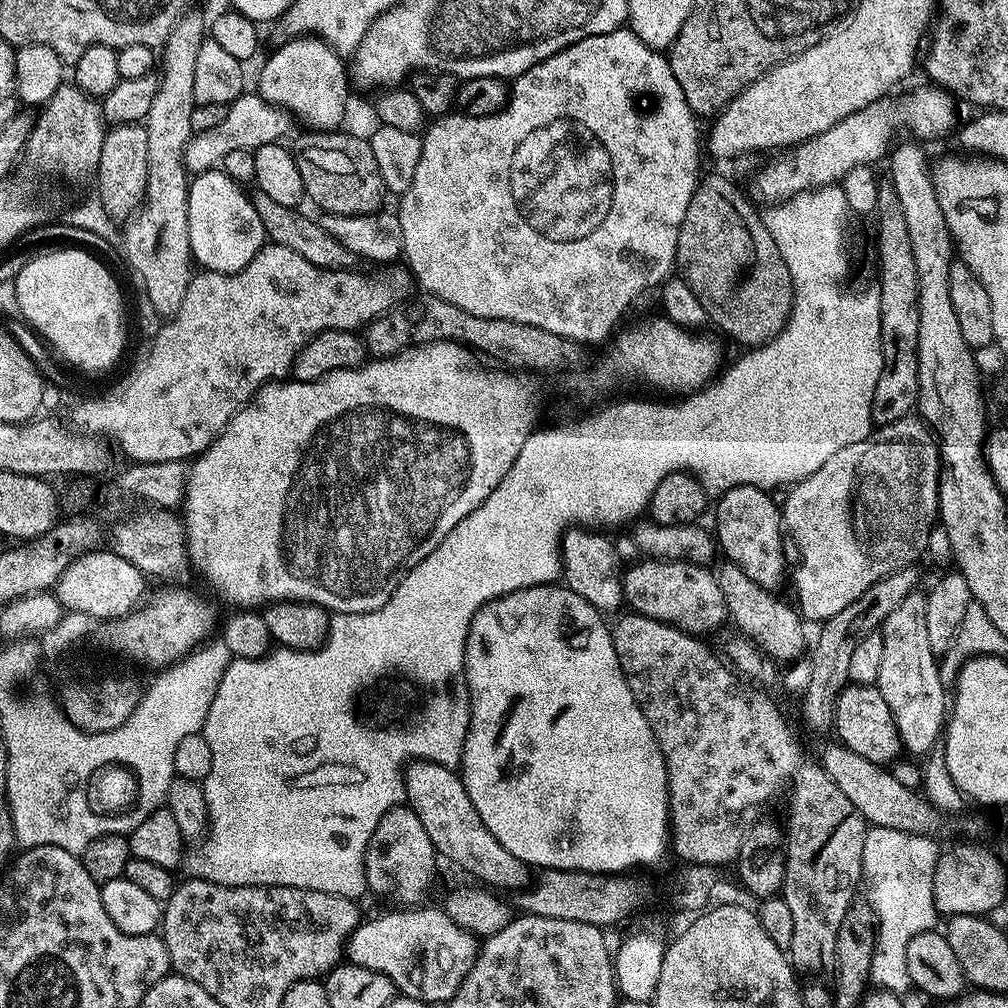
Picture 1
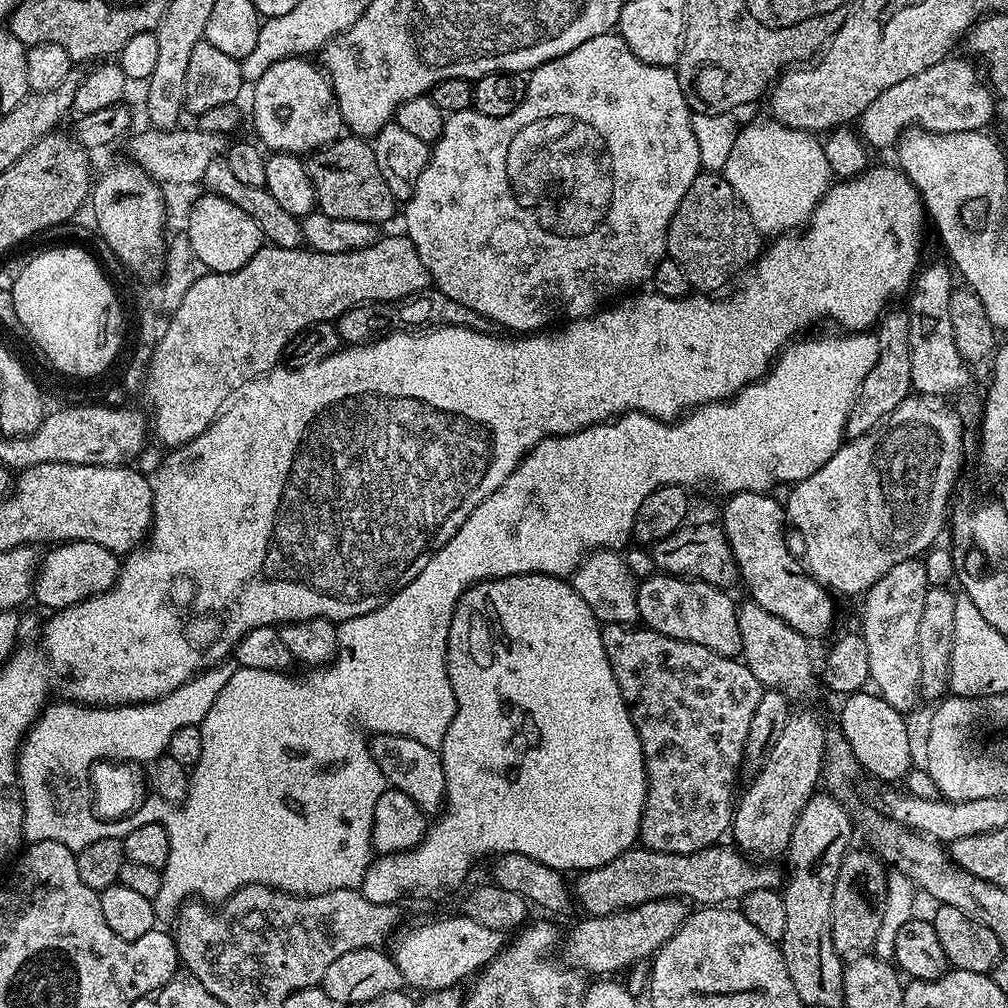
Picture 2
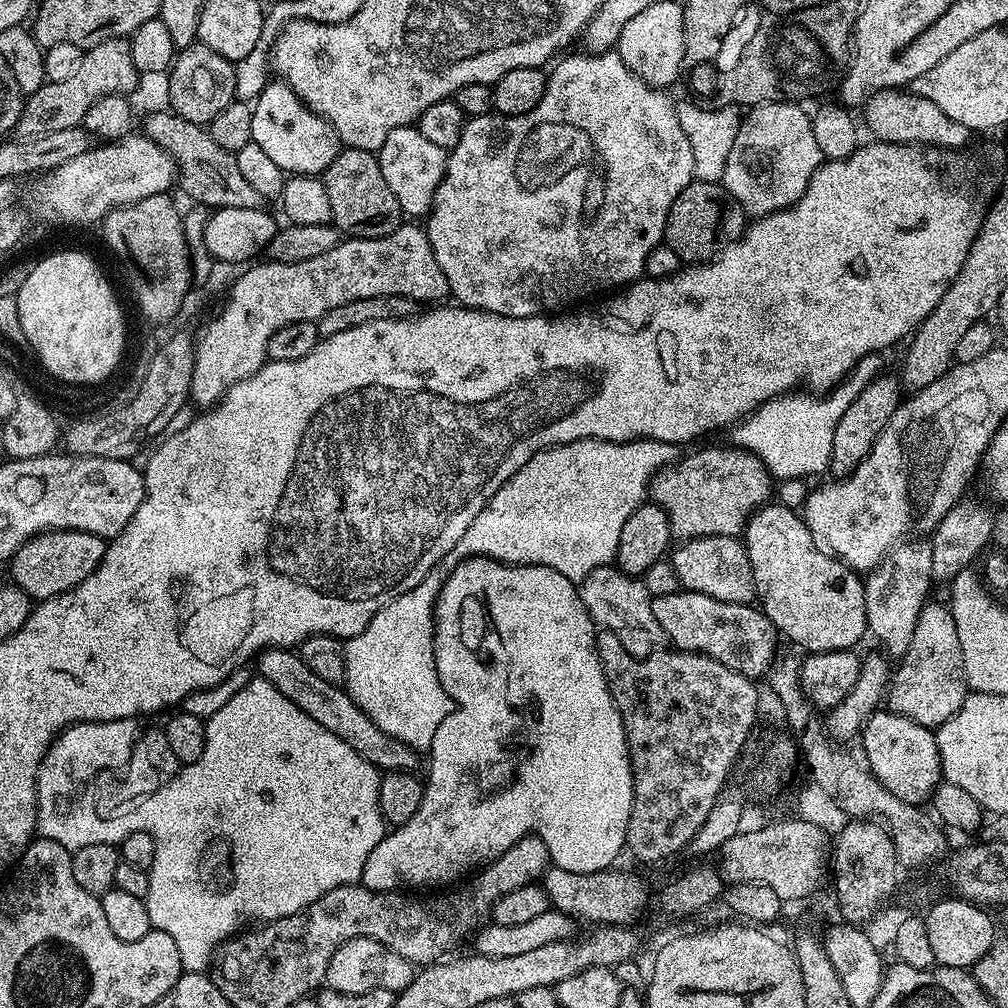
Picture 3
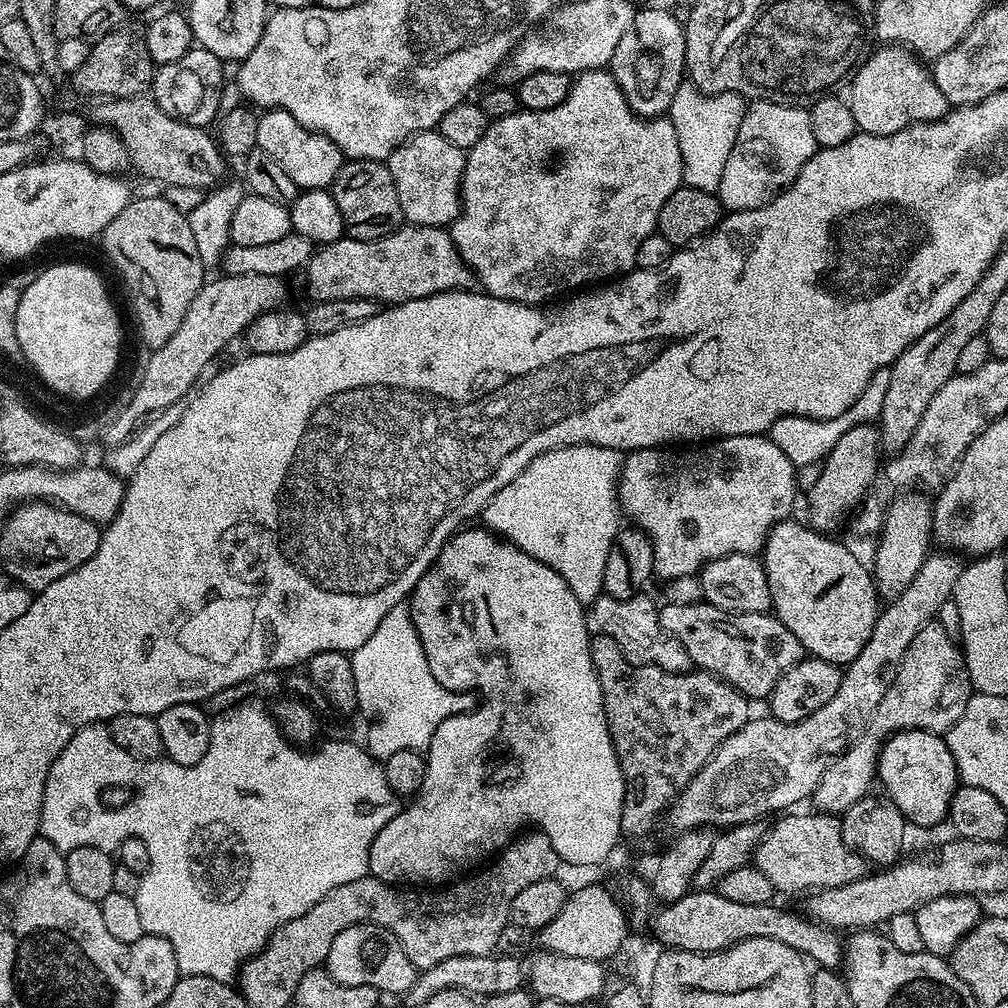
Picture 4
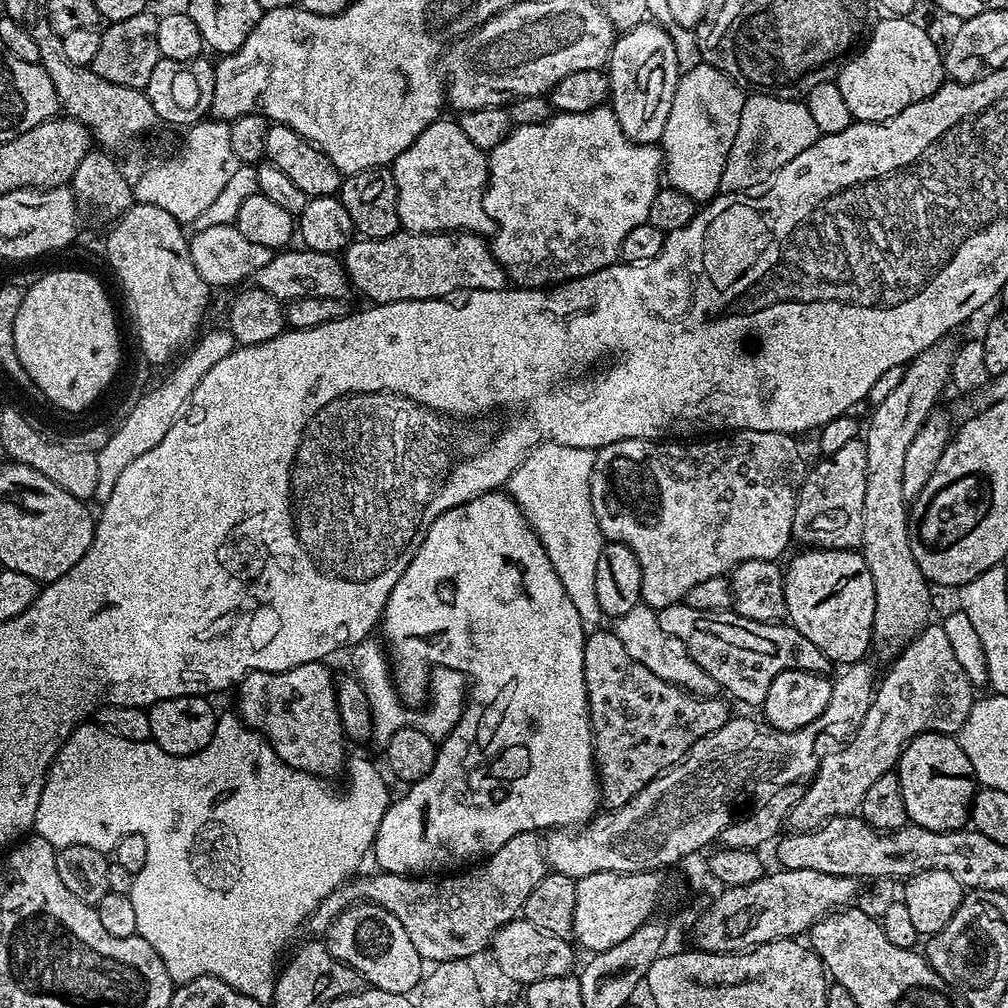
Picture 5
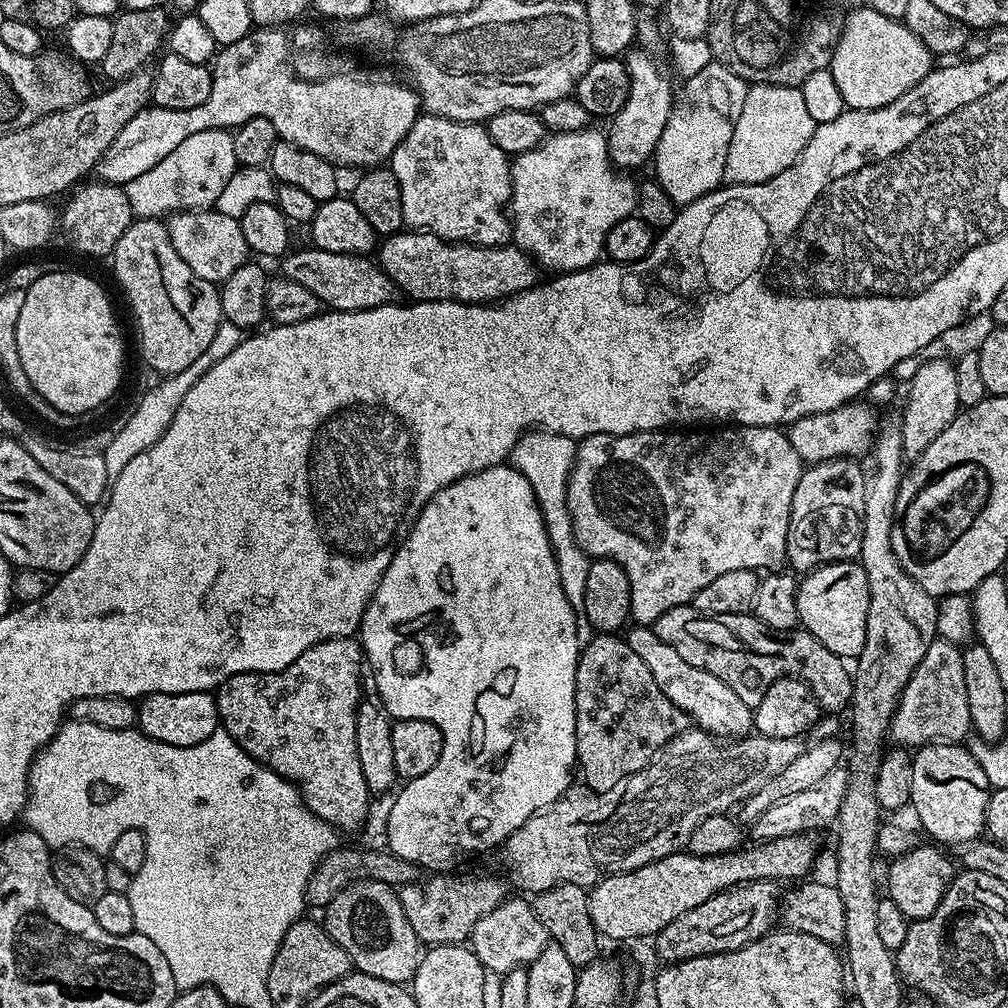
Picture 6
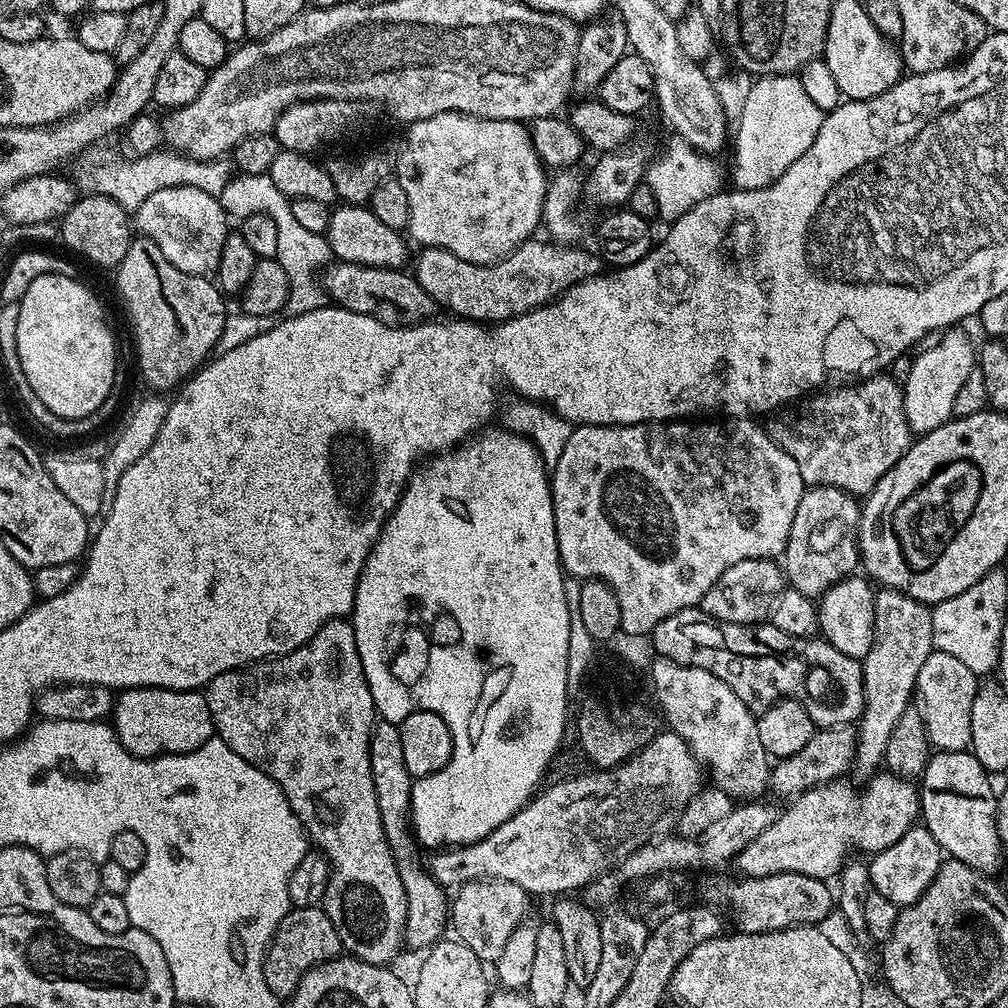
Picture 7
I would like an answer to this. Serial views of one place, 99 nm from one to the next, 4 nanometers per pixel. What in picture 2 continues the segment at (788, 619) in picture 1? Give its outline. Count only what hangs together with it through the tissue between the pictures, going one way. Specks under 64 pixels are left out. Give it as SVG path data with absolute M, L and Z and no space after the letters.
M750 598L737 607L736 617L743 663L748 665L750 674L754 674L761 687L795 693L804 692L811 686L814 668L807 637L798 634L794 626L782 622L782 618L770 614L770 610L762 610L762 606Z

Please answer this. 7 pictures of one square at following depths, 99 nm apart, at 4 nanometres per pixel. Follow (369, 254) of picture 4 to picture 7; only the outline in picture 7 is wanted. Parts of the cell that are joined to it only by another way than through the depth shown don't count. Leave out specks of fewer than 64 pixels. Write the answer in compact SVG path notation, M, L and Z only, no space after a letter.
M539 238L527 240L525 244L517 246L510 255L499 260L497 264L471 264L441 248L421 247L420 253L417 256L415 253L414 256L414 264L416 260L414 275L418 286L422 286L422 290L426 290L426 294L430 294L430 298L441 309L449 308L452 311L449 313L453 317L477 322L513 320L515 316L521 316L530 310L541 308L543 304L548 304L551 300L556 300L566 290L570 290L570 286L591 276L601 275L602 260L595 251L587 252L584 248L576 248L580 246L544 240Z

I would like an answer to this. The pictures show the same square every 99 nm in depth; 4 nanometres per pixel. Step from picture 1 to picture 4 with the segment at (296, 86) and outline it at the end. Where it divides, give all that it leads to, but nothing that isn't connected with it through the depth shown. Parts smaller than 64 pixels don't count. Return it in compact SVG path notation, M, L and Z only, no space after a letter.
M281 108L265 111L258 122L258 142L256 147L266 150L270 158L276 159L282 165L286 175L302 190L310 188L331 189L334 178L338 178L338 170L346 162L346 157L326 134L318 134L314 130L306 130L294 114Z

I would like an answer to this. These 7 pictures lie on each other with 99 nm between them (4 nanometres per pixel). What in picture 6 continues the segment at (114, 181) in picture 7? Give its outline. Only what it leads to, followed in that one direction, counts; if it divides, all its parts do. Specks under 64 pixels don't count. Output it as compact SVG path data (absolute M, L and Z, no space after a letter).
M212 129L190 135L173 153L123 189L133 215L139 219L157 219L173 211L206 210L215 205L239 166L231 133L227 129Z

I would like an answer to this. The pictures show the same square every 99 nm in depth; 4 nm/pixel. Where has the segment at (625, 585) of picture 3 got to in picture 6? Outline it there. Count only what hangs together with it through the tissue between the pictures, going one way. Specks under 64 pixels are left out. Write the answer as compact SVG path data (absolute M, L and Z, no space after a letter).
M629 627L626 639L630 650L634 650L634 654L646 662L650 674L654 674L654 682L658 682L662 694L666 694L674 706L682 709L695 727L717 738L739 738L753 731L753 709L749 704L742 702L742 698L738 698L738 694L734 694L734 690L730 690L722 678L714 678L714 674L698 666L690 666L690 662L680 657L674 646L669 646L667 642L662 642L662 638L658 638L655 627Z

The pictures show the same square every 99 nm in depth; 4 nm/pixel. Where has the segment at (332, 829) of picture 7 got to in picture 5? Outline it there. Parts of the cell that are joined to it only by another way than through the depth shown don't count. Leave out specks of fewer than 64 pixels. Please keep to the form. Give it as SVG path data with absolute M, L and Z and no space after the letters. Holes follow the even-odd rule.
M315 660L285 672L250 672L240 681L235 711L282 758L299 772L329 778L346 764L346 737L336 709L336 682L327 663ZM351 904L328 928L326 943L330 954L355 970L361 981L390 994L415 993L426 975L426 961L414 950L402 922L377 904Z

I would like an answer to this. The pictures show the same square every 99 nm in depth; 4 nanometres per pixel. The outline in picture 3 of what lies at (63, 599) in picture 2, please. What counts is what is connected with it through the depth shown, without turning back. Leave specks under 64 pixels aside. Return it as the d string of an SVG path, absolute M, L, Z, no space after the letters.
M74 530L44 532L41 536L31 536L12 556L10 561L10 567L12 567L11 583L24 591L33 601L49 600L74 586L78 586L78 582L82 582L90 574L94 574L94 570L102 562L105 547L106 541L102 537Z

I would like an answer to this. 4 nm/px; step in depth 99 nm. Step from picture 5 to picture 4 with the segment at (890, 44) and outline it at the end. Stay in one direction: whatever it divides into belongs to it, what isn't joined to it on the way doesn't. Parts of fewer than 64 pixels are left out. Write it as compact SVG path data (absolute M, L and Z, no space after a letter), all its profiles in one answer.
M880 46L876 53L869 55L858 71L851 77L852 96L848 100L854 114L857 129L863 134L889 136L911 124L928 124L932 120L941 120L948 115L950 105L946 94L938 90L931 71L922 63L919 56L911 50L901 50L896 46Z

